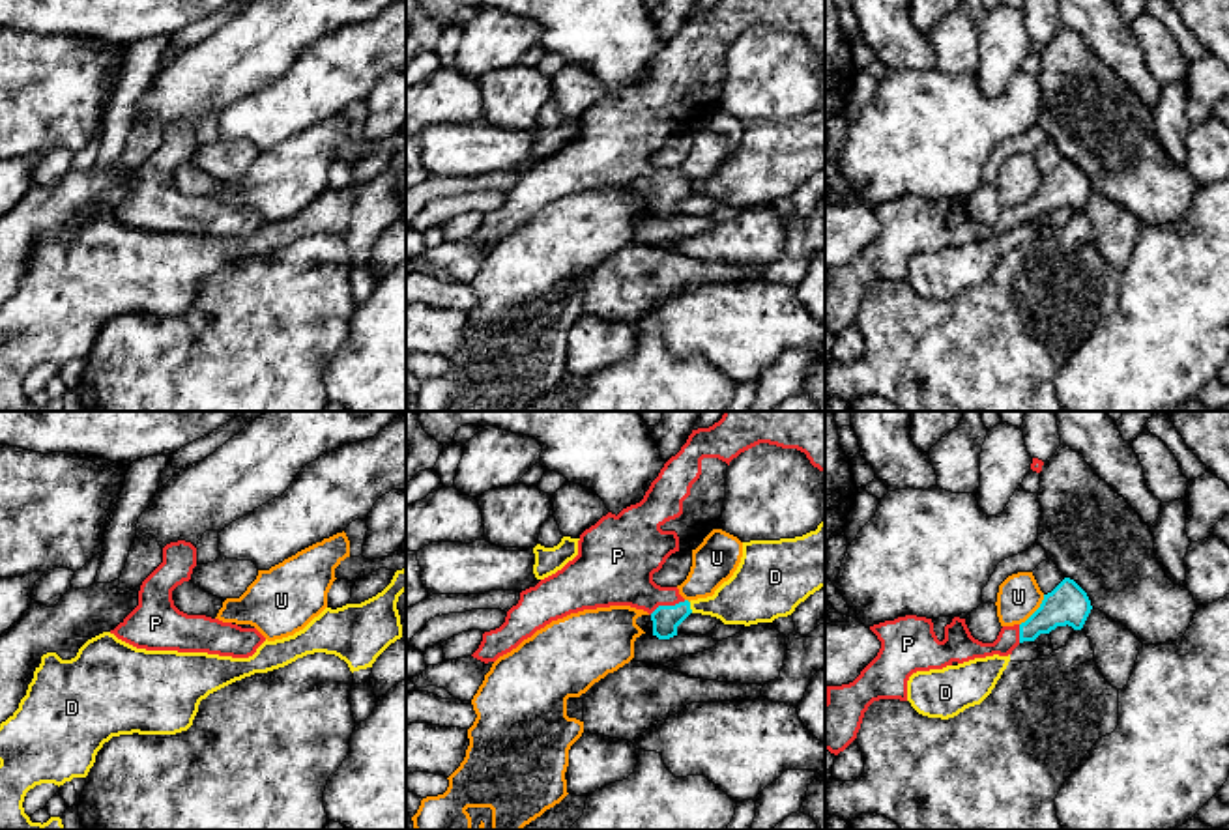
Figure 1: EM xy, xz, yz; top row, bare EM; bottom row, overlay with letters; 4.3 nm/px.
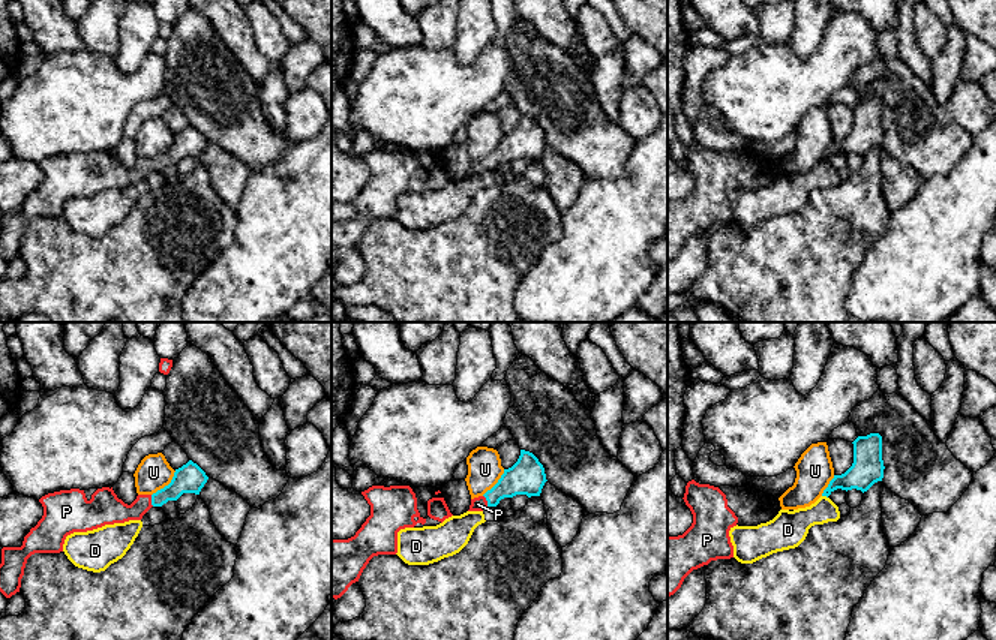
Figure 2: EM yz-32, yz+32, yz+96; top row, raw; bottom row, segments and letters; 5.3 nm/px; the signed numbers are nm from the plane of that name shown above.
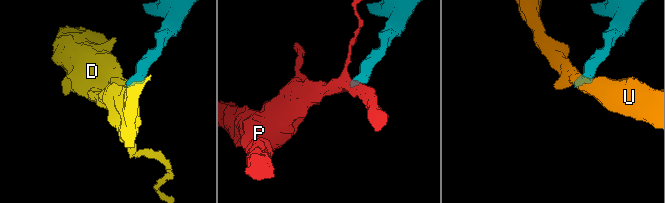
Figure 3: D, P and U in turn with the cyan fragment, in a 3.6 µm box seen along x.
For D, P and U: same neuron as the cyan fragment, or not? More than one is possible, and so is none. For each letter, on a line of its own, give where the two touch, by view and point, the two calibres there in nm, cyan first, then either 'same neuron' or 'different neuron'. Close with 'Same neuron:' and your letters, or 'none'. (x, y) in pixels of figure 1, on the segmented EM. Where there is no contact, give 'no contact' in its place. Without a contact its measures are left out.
D: xz (689, 608) | 120/220 nm | different neuron
P: xz (666, 606) | 120/280 nm | same neuron
U: yz (1037, 610) | 180/180 nm | different neuron
Same neuron: P

